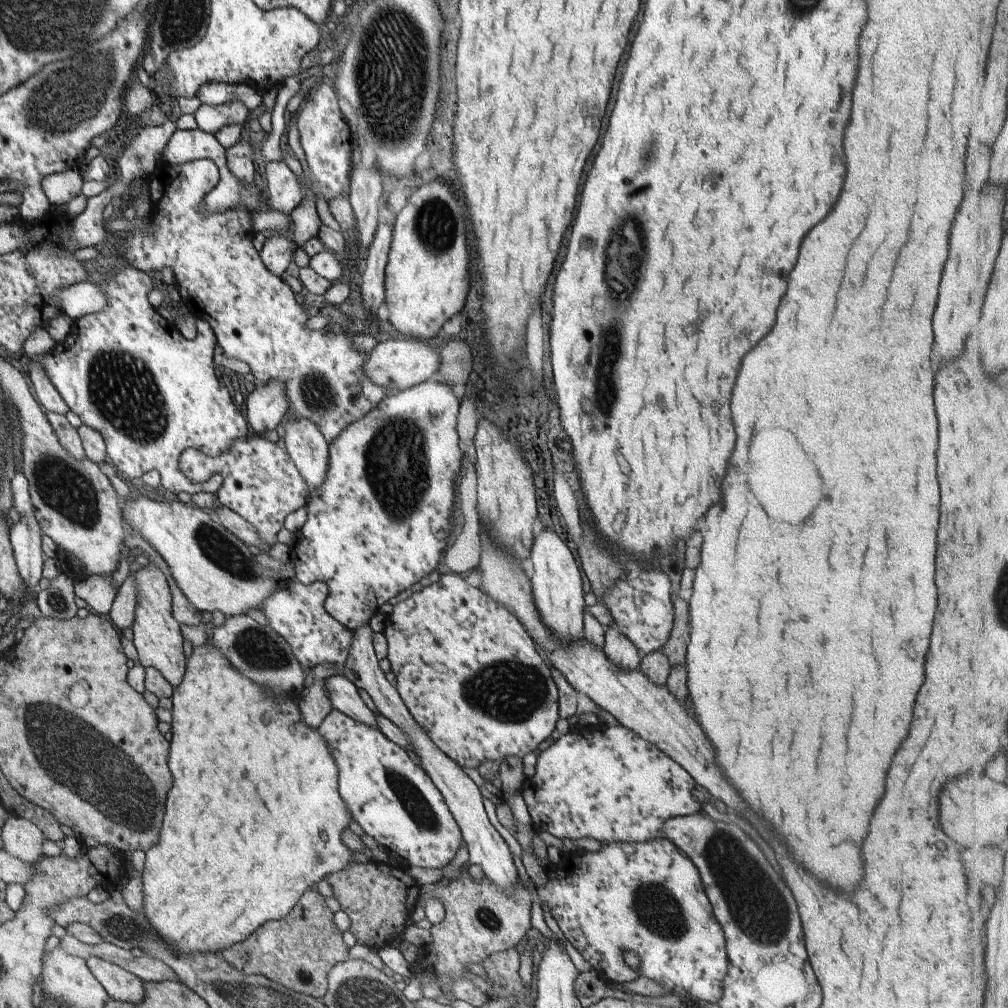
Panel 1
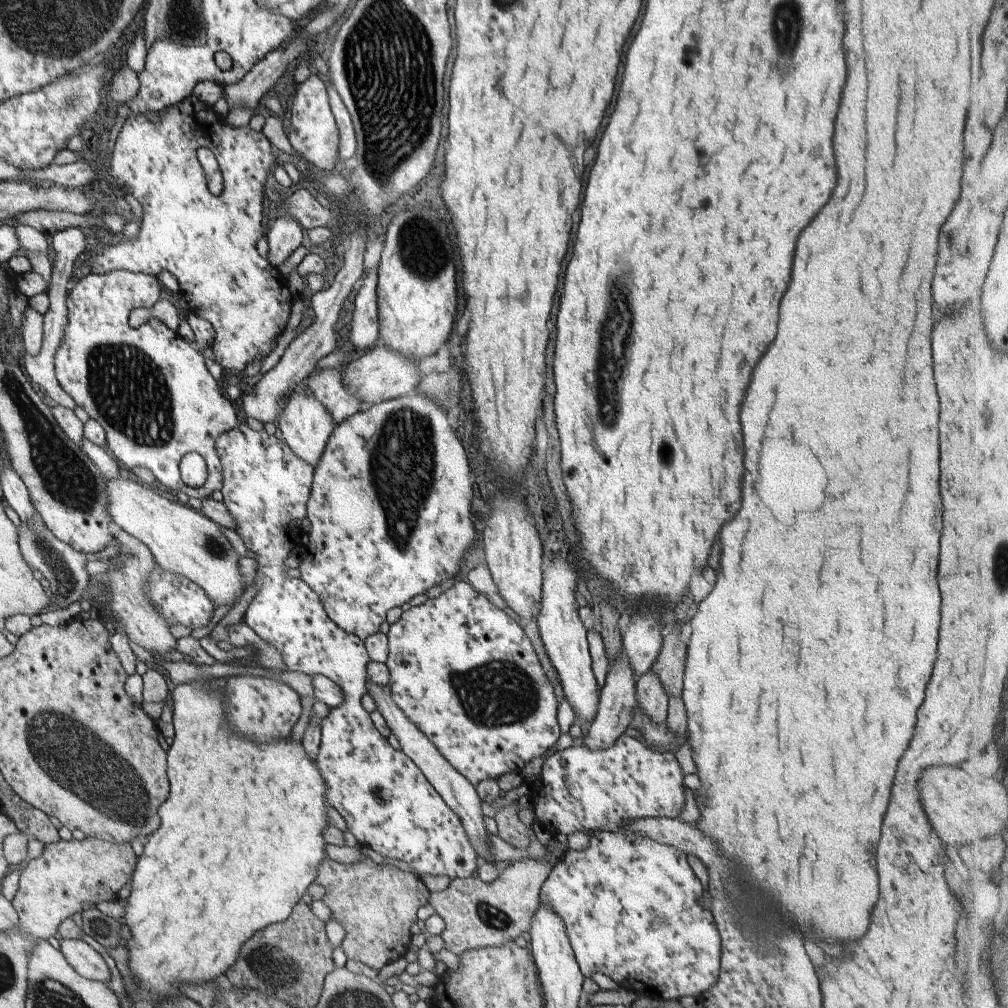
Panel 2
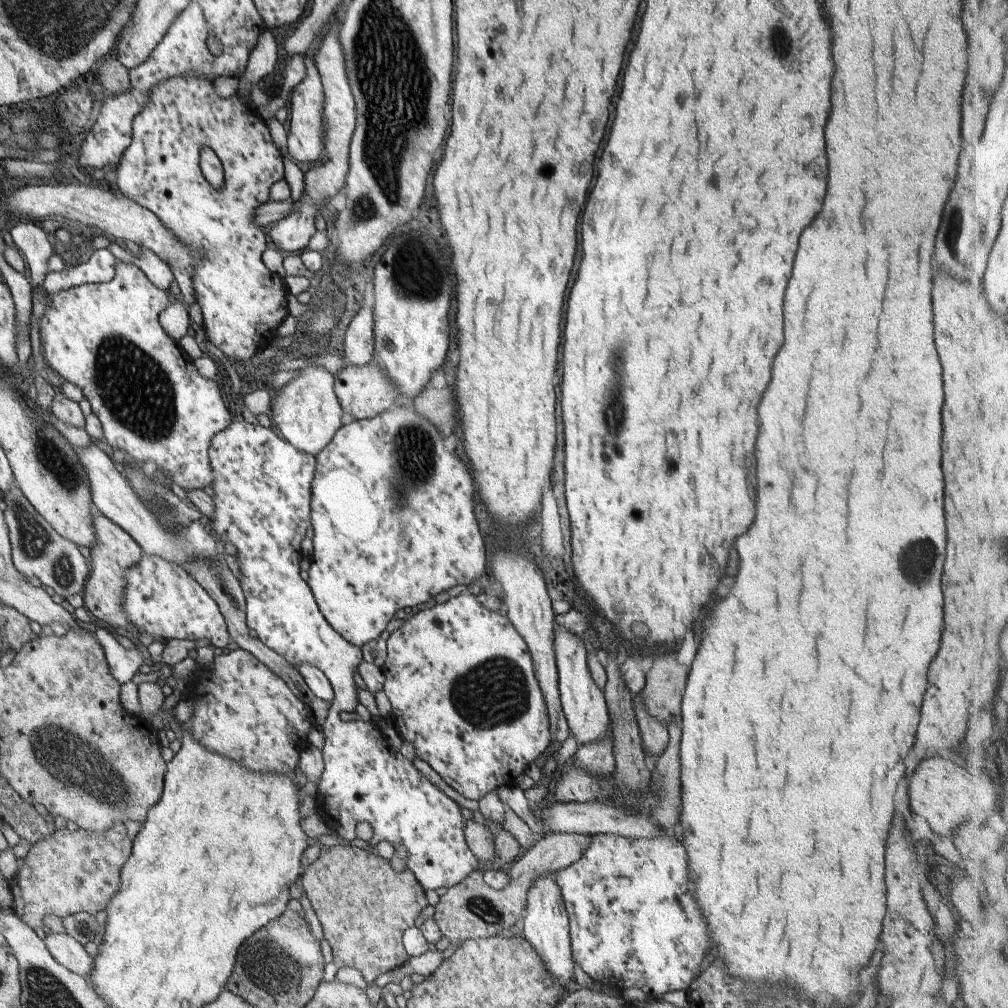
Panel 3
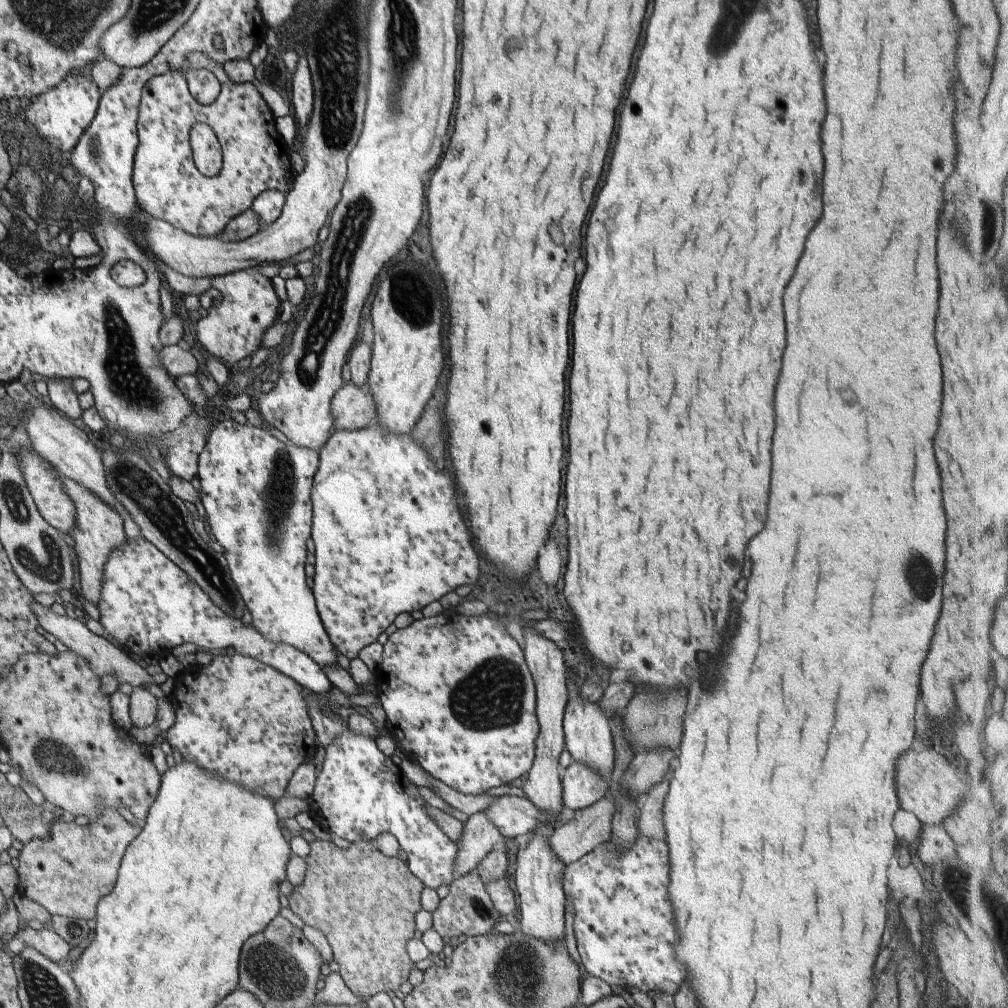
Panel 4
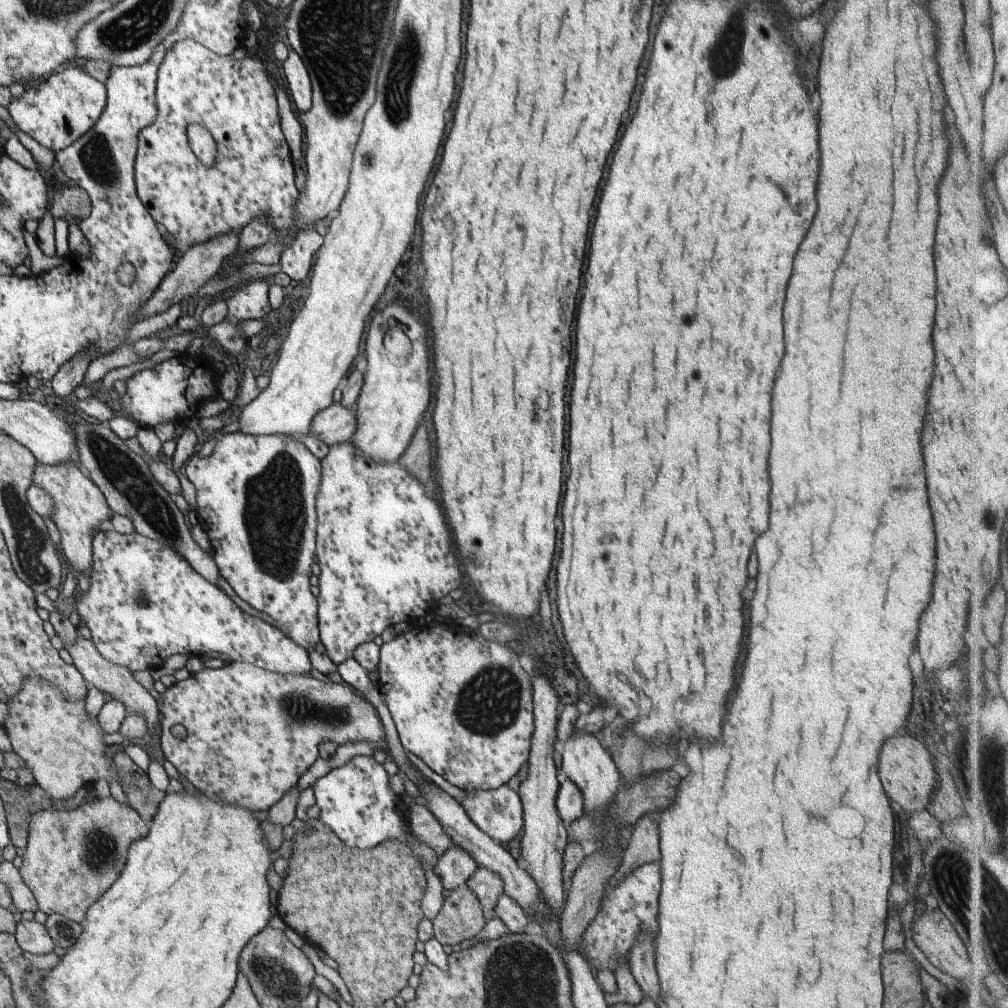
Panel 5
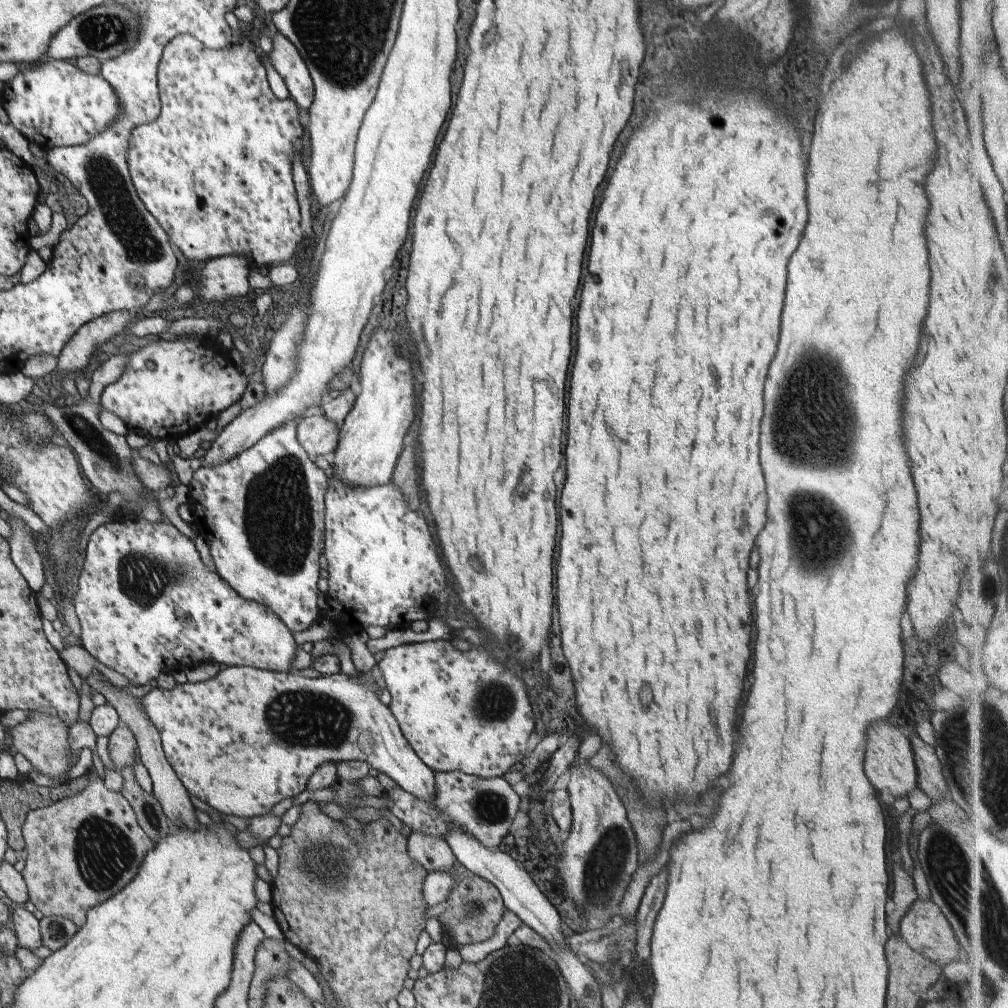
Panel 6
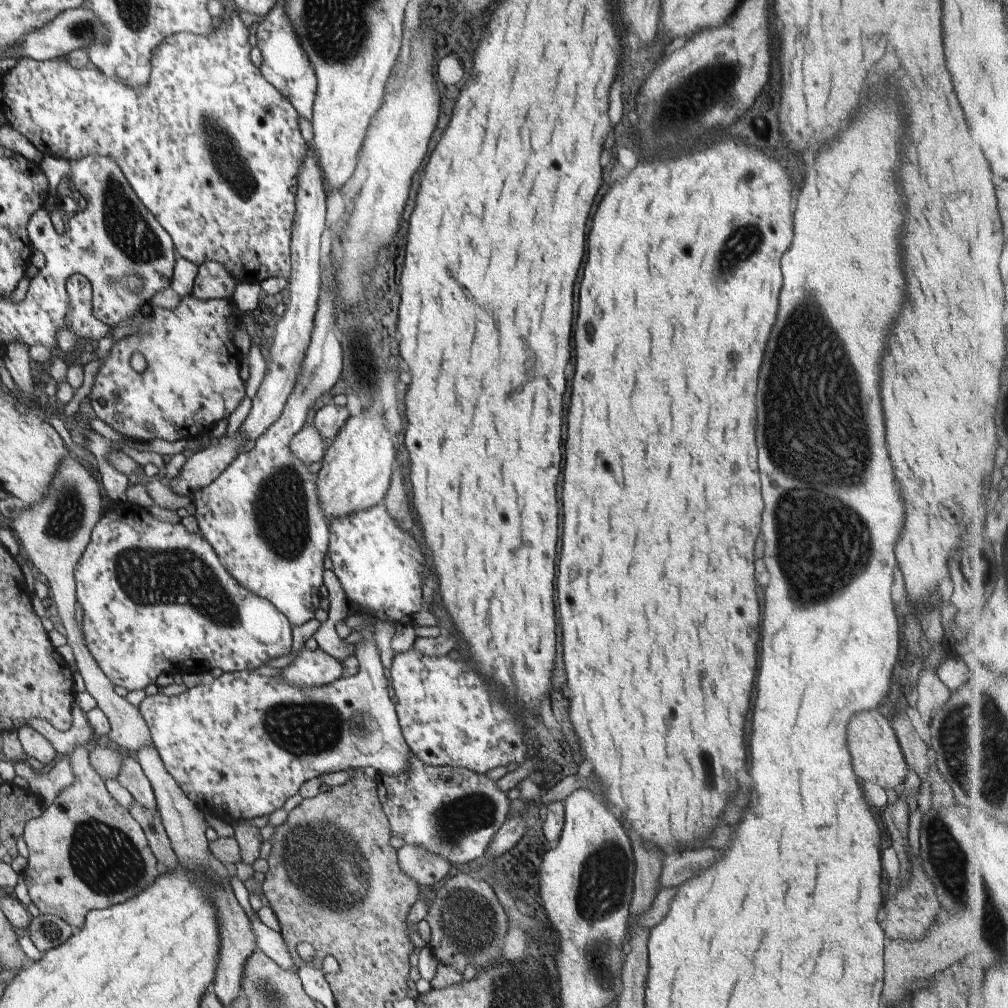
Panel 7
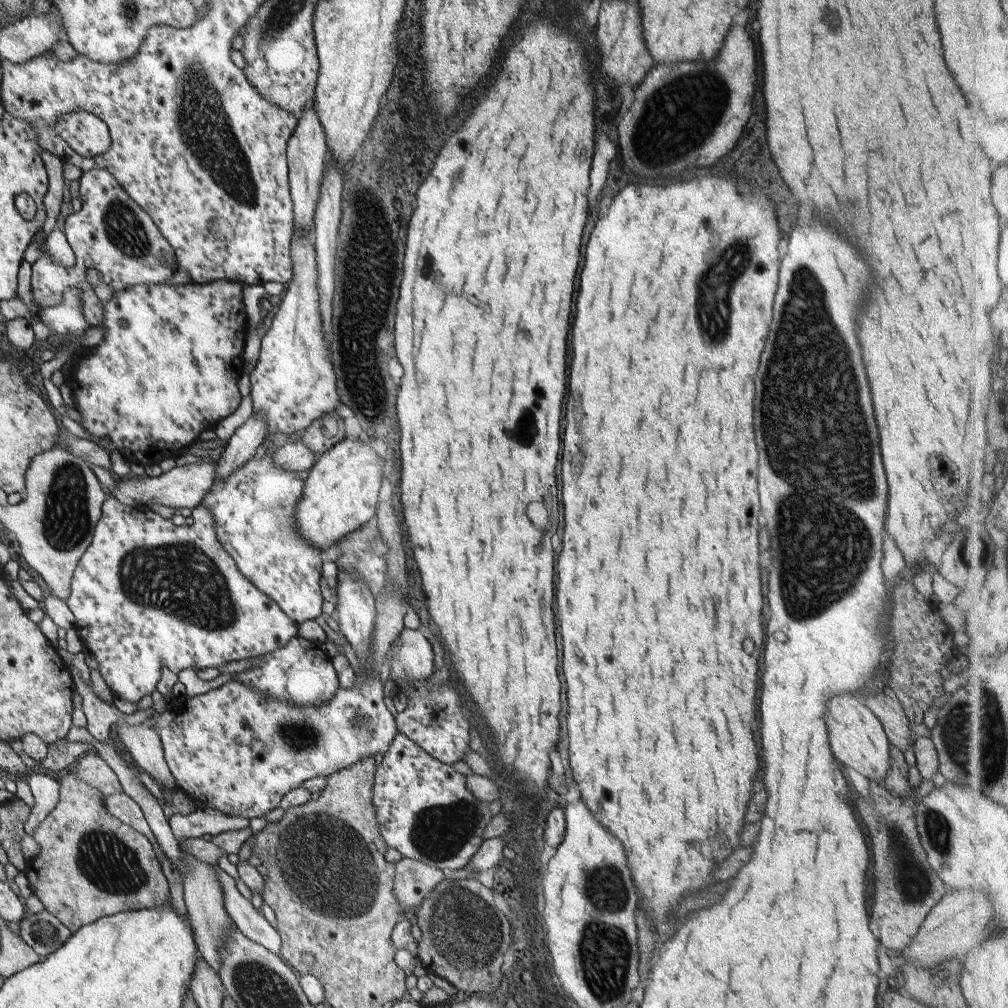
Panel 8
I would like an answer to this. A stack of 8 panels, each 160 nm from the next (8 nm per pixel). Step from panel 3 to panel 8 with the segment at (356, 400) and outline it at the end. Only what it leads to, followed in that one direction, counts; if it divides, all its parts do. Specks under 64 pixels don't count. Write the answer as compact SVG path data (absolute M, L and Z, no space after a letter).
M300 441L286 442L275 450L272 462L276 467L294 472L310 470L314 466L314 453Z

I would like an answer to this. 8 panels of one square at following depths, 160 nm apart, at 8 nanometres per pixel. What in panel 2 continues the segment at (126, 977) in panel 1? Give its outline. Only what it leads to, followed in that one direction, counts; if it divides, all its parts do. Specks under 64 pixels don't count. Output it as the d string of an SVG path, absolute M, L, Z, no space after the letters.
M60 938L59 942L60 950L78 973L102 983L111 980L111 972L104 958L90 944L86 944L82 939Z

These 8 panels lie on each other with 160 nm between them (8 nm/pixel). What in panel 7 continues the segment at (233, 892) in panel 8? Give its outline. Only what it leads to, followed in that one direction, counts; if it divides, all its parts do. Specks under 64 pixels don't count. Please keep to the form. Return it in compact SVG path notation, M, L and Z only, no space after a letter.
M258 917L251 920L251 927L255 934L258 949L273 958L283 969L298 972L299 968L289 955L287 944L284 942L281 932L268 927Z

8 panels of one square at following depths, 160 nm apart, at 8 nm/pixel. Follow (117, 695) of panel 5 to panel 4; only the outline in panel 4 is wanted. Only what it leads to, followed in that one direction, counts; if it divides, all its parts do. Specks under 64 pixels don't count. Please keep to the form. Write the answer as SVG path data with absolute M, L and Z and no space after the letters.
M38 600L36 604L32 604L32 609L35 612L35 616L39 617L40 626L52 636L55 636L57 640L60 640L62 644L66 645L72 652L79 653L80 656L84 656L84 660L91 664L91 668L95 670L100 678L104 676L116 676L118 682L130 684L134 689L140 687L145 687L148 682L152 680L152 676L148 676L145 668L139 666L137 662L132 660L127 653L122 649L117 648L114 643L109 640L97 636L93 632L90 632L86 627L86 624L77 620L77 618L68 618L66 615L56 614L52 608L44 608Z

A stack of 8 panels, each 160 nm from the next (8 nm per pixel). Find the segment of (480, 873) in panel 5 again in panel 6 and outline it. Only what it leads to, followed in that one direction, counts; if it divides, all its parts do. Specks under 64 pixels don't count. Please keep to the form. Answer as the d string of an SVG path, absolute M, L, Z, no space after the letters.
M478 875L464 878L462 881L457 880L446 901L448 902L447 910L437 919L441 923L442 932L449 935L449 942L453 943L457 950L464 945L488 940L506 909L496 886Z

